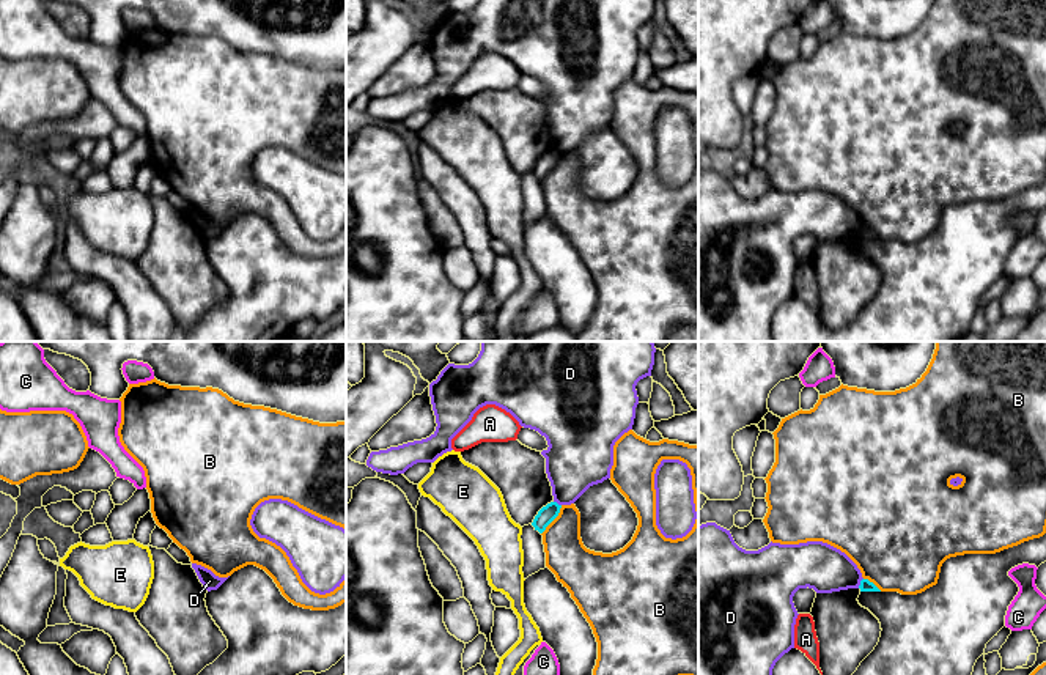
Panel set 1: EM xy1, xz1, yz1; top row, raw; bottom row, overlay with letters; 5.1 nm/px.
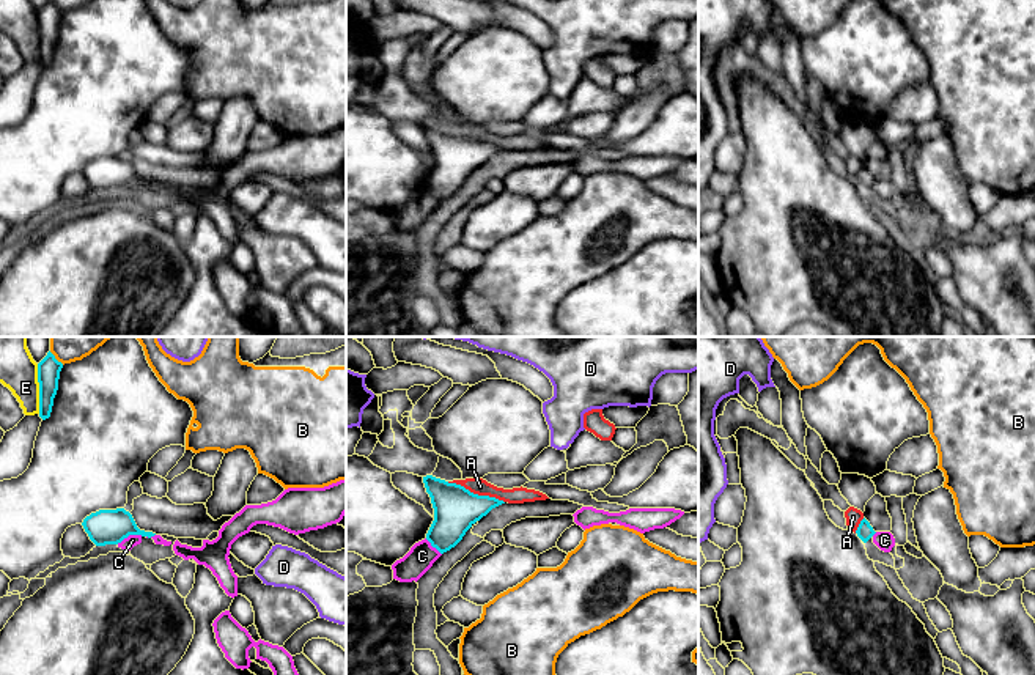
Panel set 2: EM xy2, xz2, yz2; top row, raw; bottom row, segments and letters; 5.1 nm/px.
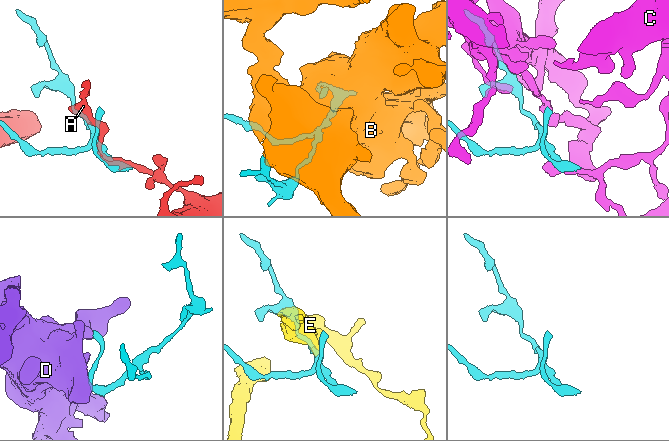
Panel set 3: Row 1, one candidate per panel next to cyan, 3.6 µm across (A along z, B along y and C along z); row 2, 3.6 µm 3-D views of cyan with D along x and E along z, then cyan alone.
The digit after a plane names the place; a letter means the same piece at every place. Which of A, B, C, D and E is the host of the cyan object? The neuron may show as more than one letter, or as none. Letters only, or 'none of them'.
none of them

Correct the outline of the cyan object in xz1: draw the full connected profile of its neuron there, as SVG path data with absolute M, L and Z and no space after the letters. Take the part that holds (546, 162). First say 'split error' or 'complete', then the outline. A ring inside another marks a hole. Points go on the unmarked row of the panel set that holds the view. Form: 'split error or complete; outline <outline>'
complete; outline M551 149L546 154L543 154L532 170L535 178L543 181L546 175L558 164L560 156L562 153L558 153L557 149Z

